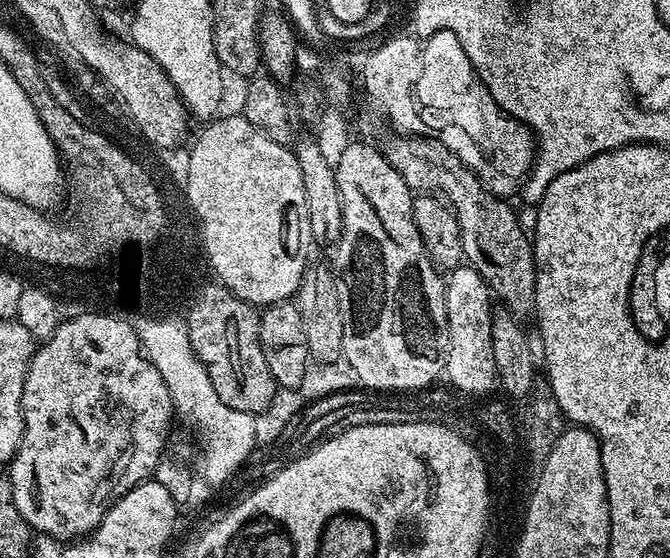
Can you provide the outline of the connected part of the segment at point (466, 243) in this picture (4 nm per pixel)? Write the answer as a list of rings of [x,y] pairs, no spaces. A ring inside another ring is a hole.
[[[411,134],[393,135],[388,145],[383,145],[382,151],[388,157],[390,166],[402,174],[406,186],[416,194],[431,194],[440,197],[456,215],[458,230],[462,236],[462,250],[464,260],[474,270],[478,270],[480,277],[488,284],[488,291],[497,301],[501,300],[503,307],[517,318],[533,311],[532,296],[536,292],[536,259],[532,256],[532,241],[529,233],[524,233],[520,220],[516,217],[514,209],[508,205],[507,199],[495,196],[474,175],[466,165],[460,161],[458,154],[446,150],[442,142],[429,136],[414,136]]]

